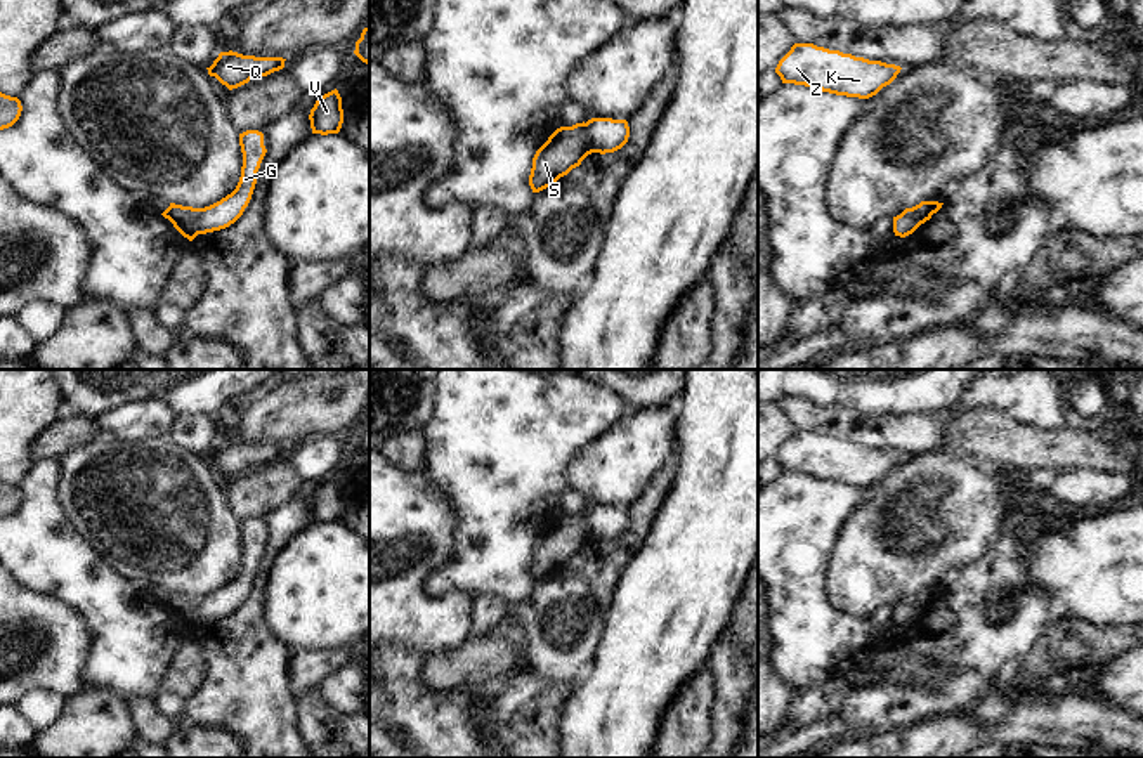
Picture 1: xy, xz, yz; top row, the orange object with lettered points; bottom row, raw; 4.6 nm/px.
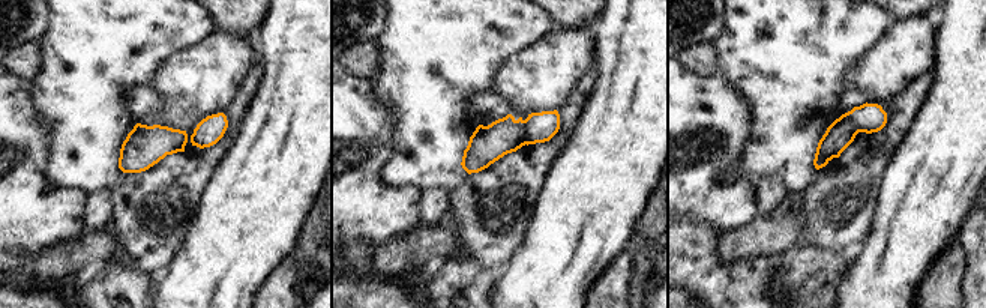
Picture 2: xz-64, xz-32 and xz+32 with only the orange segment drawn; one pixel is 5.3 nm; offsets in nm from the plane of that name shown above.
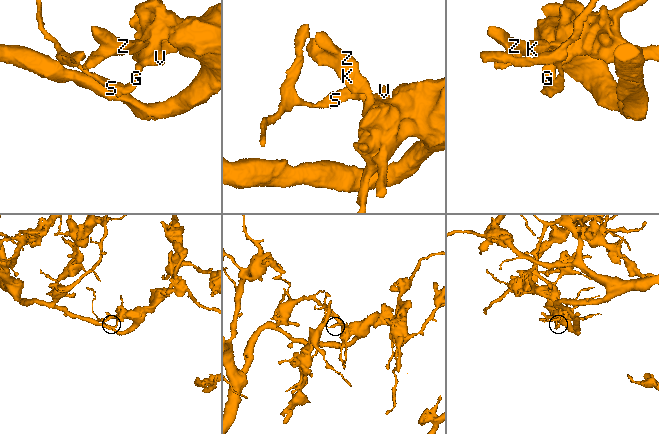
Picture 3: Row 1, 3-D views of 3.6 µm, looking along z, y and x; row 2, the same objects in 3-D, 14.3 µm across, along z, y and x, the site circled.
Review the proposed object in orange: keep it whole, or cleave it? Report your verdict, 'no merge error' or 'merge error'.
merge error

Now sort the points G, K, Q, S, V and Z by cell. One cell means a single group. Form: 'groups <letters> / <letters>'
groups G K Q V Z / S

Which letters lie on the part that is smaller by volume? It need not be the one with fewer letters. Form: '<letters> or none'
S

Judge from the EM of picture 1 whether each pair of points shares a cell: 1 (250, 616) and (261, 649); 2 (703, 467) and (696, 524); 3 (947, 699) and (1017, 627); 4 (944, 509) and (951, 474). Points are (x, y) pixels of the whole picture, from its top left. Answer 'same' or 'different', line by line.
1: same
2: same
3: same
4: same

